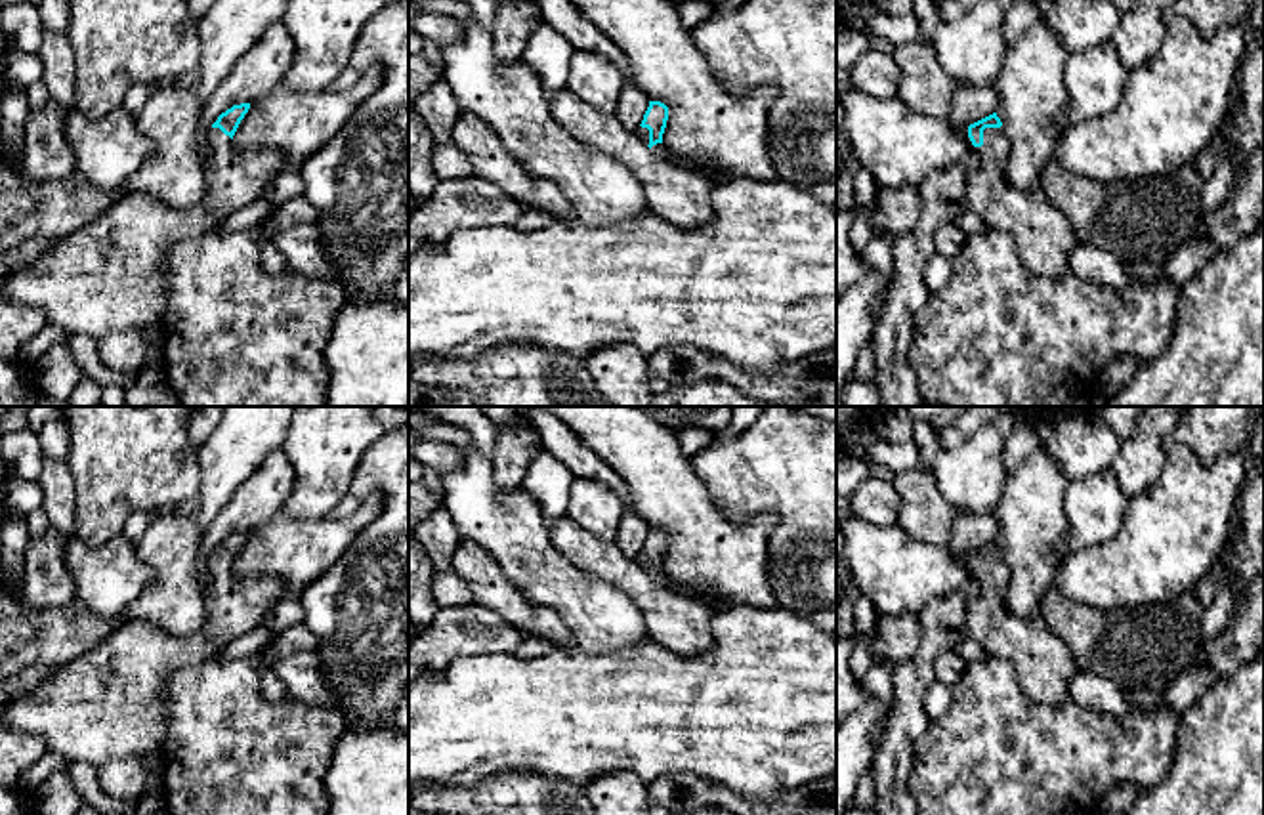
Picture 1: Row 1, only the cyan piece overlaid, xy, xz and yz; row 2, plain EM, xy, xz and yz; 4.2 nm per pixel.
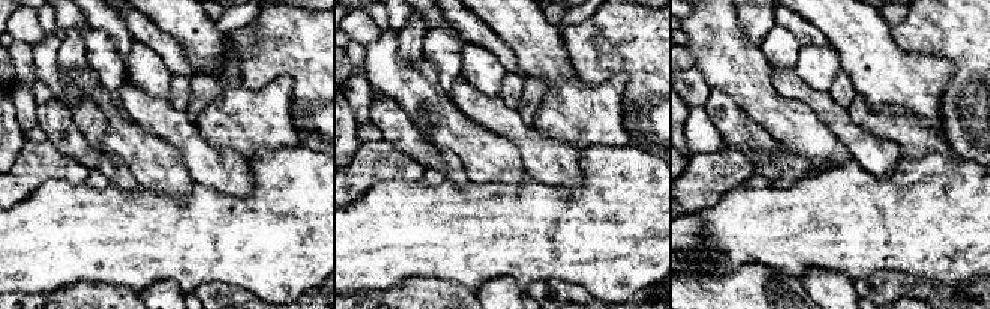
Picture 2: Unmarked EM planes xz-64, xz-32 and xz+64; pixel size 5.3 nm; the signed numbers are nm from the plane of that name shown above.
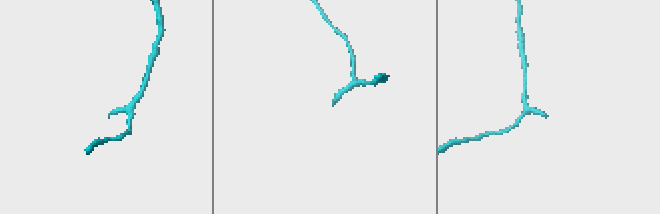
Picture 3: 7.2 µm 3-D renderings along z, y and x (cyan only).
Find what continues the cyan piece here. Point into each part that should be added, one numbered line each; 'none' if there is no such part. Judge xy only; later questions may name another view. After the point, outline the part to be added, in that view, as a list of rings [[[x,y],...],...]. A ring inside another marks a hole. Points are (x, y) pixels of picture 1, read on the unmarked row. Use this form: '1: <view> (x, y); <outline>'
1: xy (107, 703); [[[220,555],[208,557],[208,575],[206,620],[197,632],[170,636],[145,620],[128,620],[76,660],[53,668],[38,689],[6,704],[2,718],[15,731],[40,735],[48,752],[69,763],[101,767],[115,758],[158,754],[166,737],[162,697],[168,679],[185,666],[220,657],[229,641],[262,628],[273,605],[290,596],[275,576],[241,578]]]

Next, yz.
1: yz (1045, 667); [[[985,555],[978,575],[980,592],[968,603],[968,637],[1014,666],[1022,693],[1039,704],[1069,700],[1069,683],[1079,672],[1071,649],[1046,626],[1039,613],[1014,616],[1004,605],[1008,569],[1002,555]]]

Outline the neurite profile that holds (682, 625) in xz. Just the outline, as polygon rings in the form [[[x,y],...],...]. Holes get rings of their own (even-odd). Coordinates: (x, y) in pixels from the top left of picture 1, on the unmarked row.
[[[567,515],[548,533],[552,544],[573,565],[605,580],[636,603],[655,643],[680,657],[701,657],[710,651],[716,613],[705,601],[657,584],[615,542],[592,536]]]

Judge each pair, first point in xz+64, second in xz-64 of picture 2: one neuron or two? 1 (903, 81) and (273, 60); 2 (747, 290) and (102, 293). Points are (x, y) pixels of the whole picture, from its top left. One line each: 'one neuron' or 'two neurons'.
1: two neurons
2: one neuron

